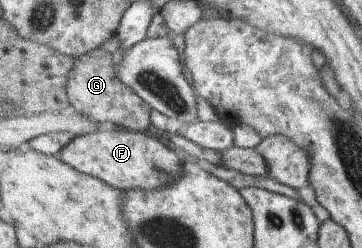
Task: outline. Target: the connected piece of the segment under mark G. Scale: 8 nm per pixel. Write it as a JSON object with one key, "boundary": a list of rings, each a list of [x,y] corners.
{"boundary":[[[98,47],[77,57],[75,66],[66,80],[66,94],[68,94],[69,109],[81,113],[91,122],[112,122],[117,128],[128,131],[148,131],[151,106],[118,75],[117,56]]]}

